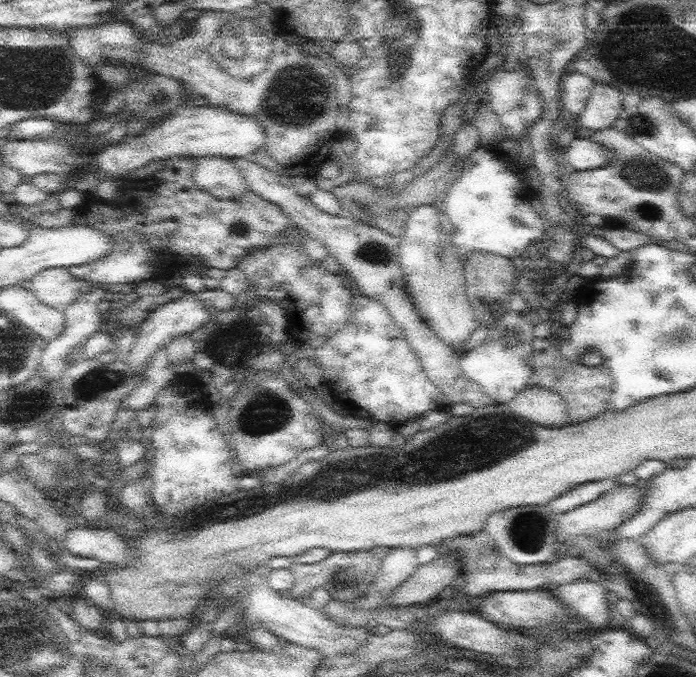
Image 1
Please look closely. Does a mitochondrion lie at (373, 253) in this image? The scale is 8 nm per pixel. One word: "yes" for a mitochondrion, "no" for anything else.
yes

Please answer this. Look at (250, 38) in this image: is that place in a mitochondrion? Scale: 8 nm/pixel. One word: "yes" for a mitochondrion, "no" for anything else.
no

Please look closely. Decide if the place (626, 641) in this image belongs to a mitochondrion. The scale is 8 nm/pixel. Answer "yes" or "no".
no

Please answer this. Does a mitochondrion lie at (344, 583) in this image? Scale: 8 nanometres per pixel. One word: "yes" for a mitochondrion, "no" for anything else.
yes

